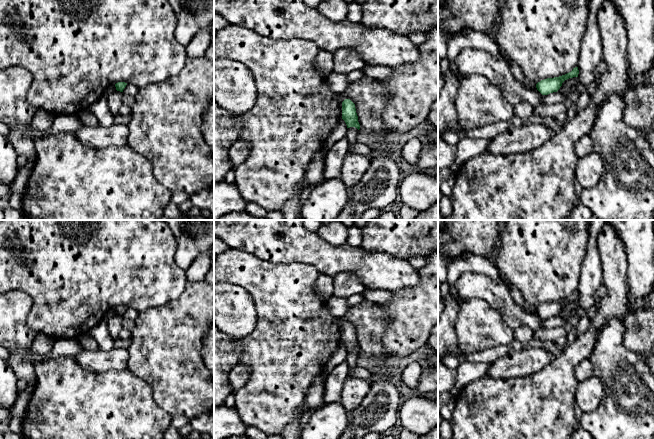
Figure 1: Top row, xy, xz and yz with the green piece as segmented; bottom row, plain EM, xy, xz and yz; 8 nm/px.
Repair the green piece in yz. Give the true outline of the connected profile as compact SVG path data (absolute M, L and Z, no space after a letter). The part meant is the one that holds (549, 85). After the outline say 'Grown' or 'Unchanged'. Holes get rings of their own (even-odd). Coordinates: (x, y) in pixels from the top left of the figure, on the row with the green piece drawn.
M575 67L571 72L565 75L541 80L536 84L536 88L542 95L548 95L550 93L557 92L565 80L573 77L578 77L578 74L578 67Z. Unchanged

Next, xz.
M350 99L342 102L342 119L345 121L347 128L355 127L360 129L355 104Z. Unchanged

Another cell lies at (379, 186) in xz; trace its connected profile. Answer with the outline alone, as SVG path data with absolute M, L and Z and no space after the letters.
M389 155L374 156L359 182L347 191L348 199L353 202L354 206L352 220L360 220L362 214L371 208L383 209L389 204L397 202L400 181L400 169L395 157Z

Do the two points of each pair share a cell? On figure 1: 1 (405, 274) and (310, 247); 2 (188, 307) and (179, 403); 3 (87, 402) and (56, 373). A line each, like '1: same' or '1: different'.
1: same
2: same
3: same

